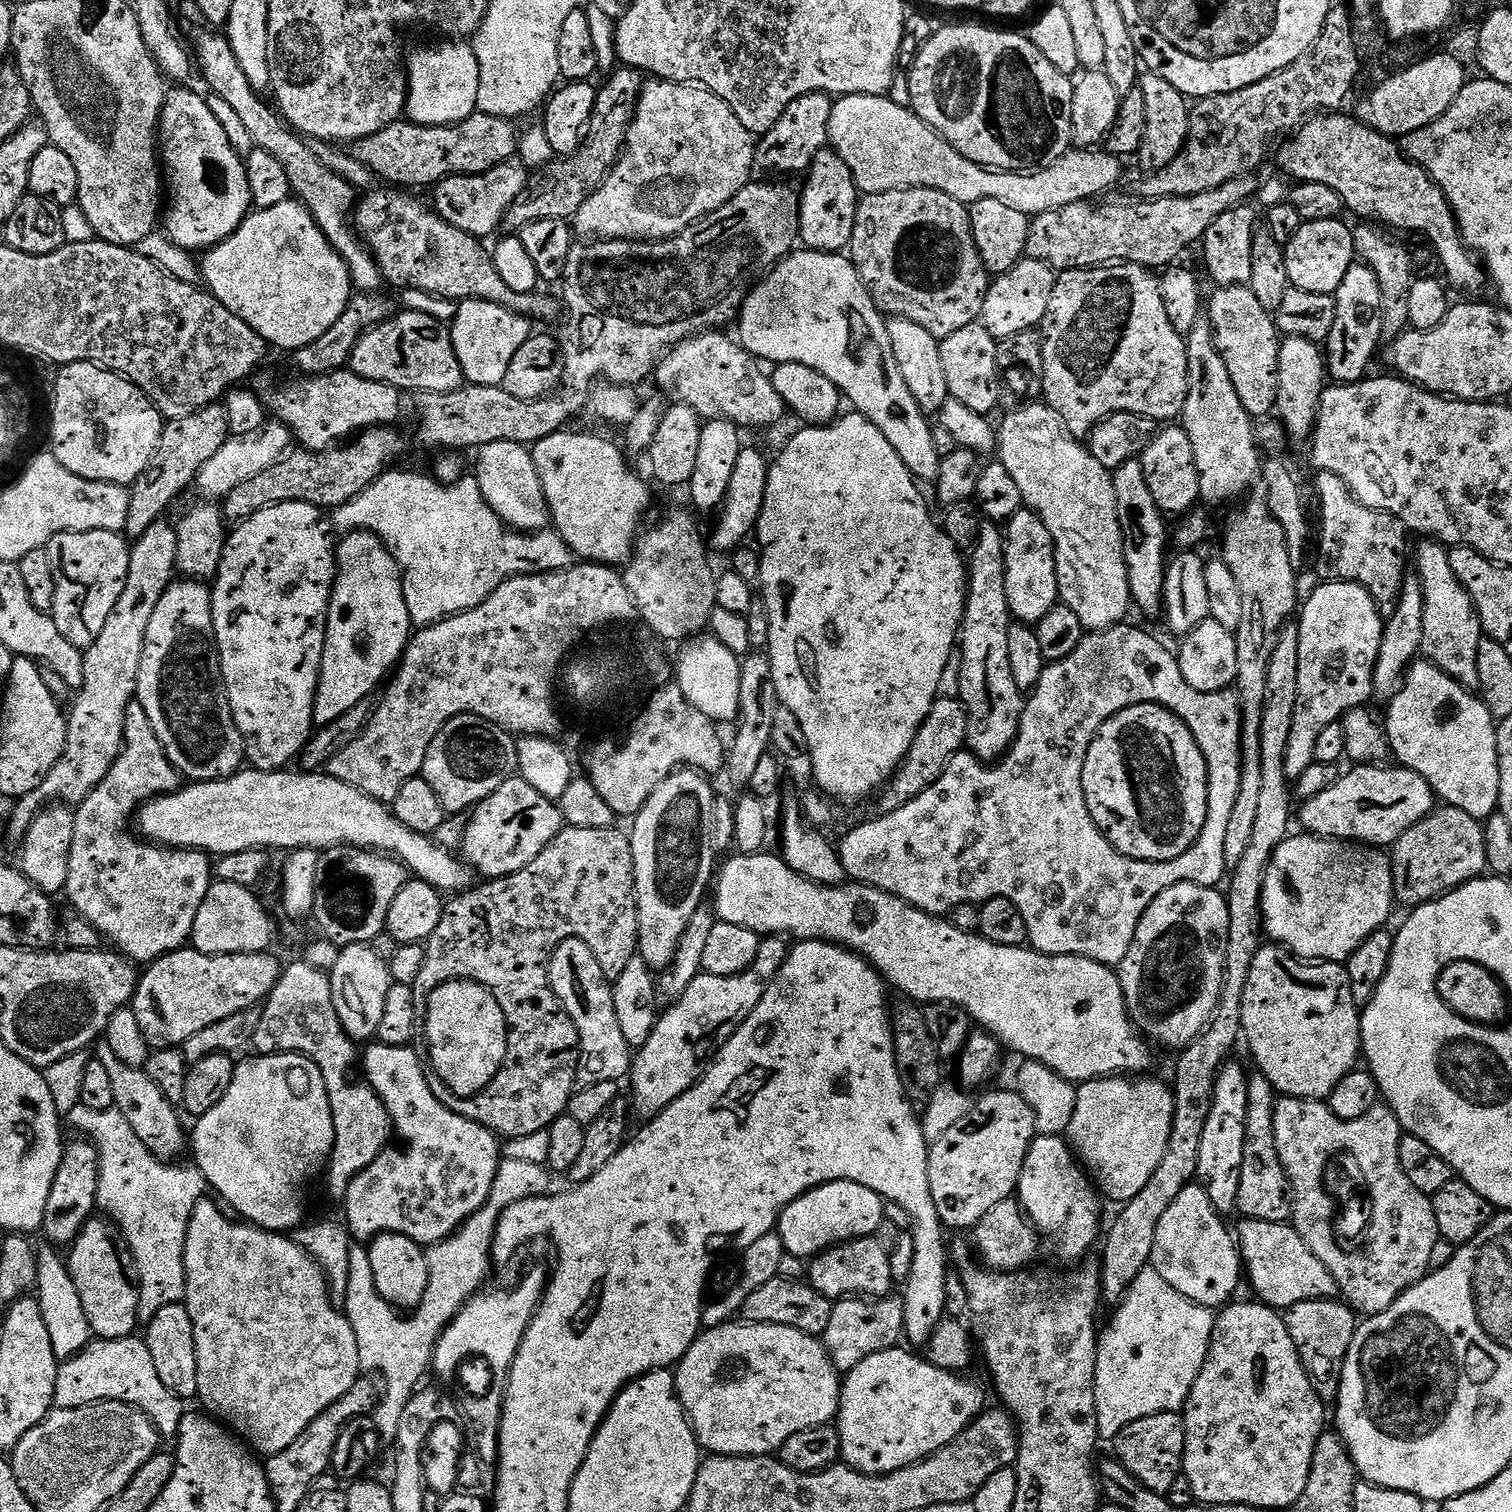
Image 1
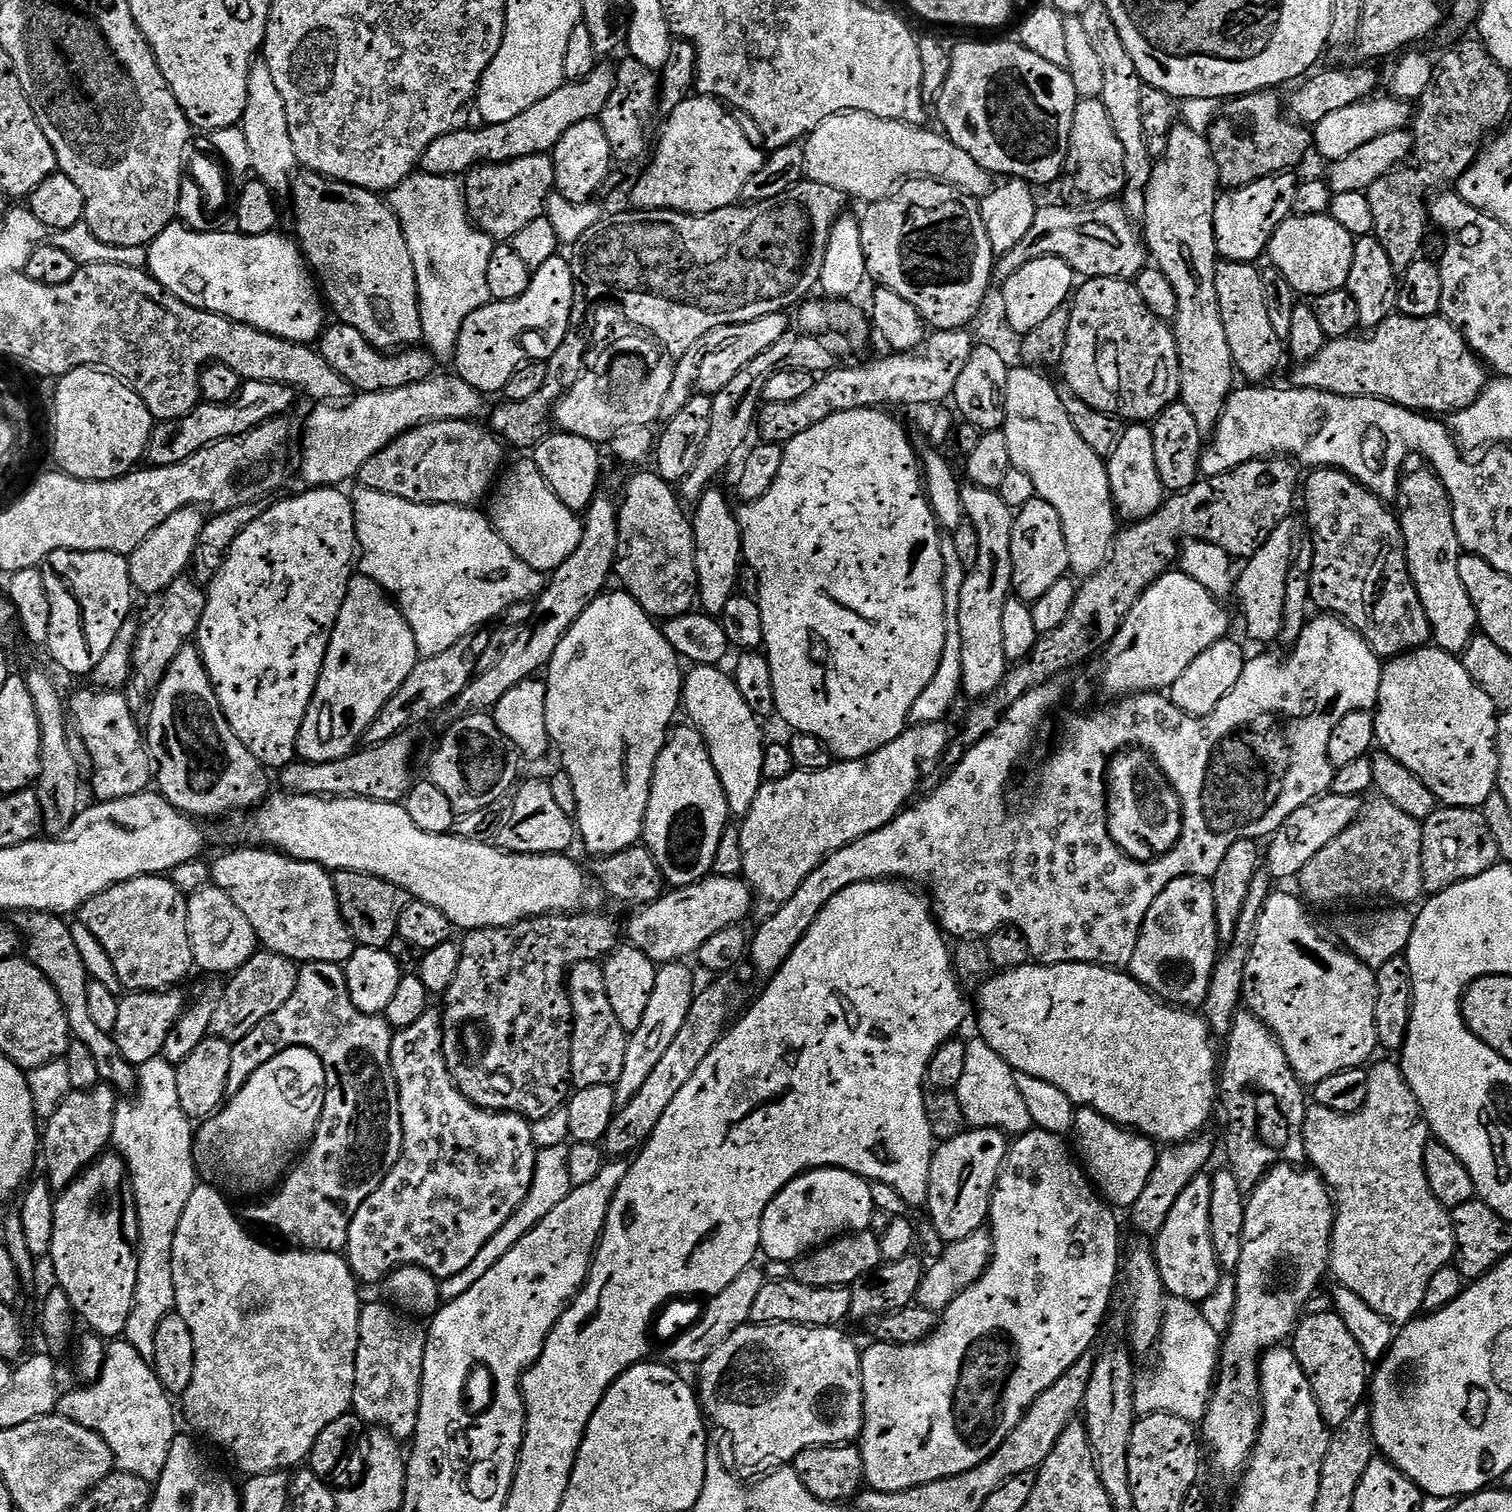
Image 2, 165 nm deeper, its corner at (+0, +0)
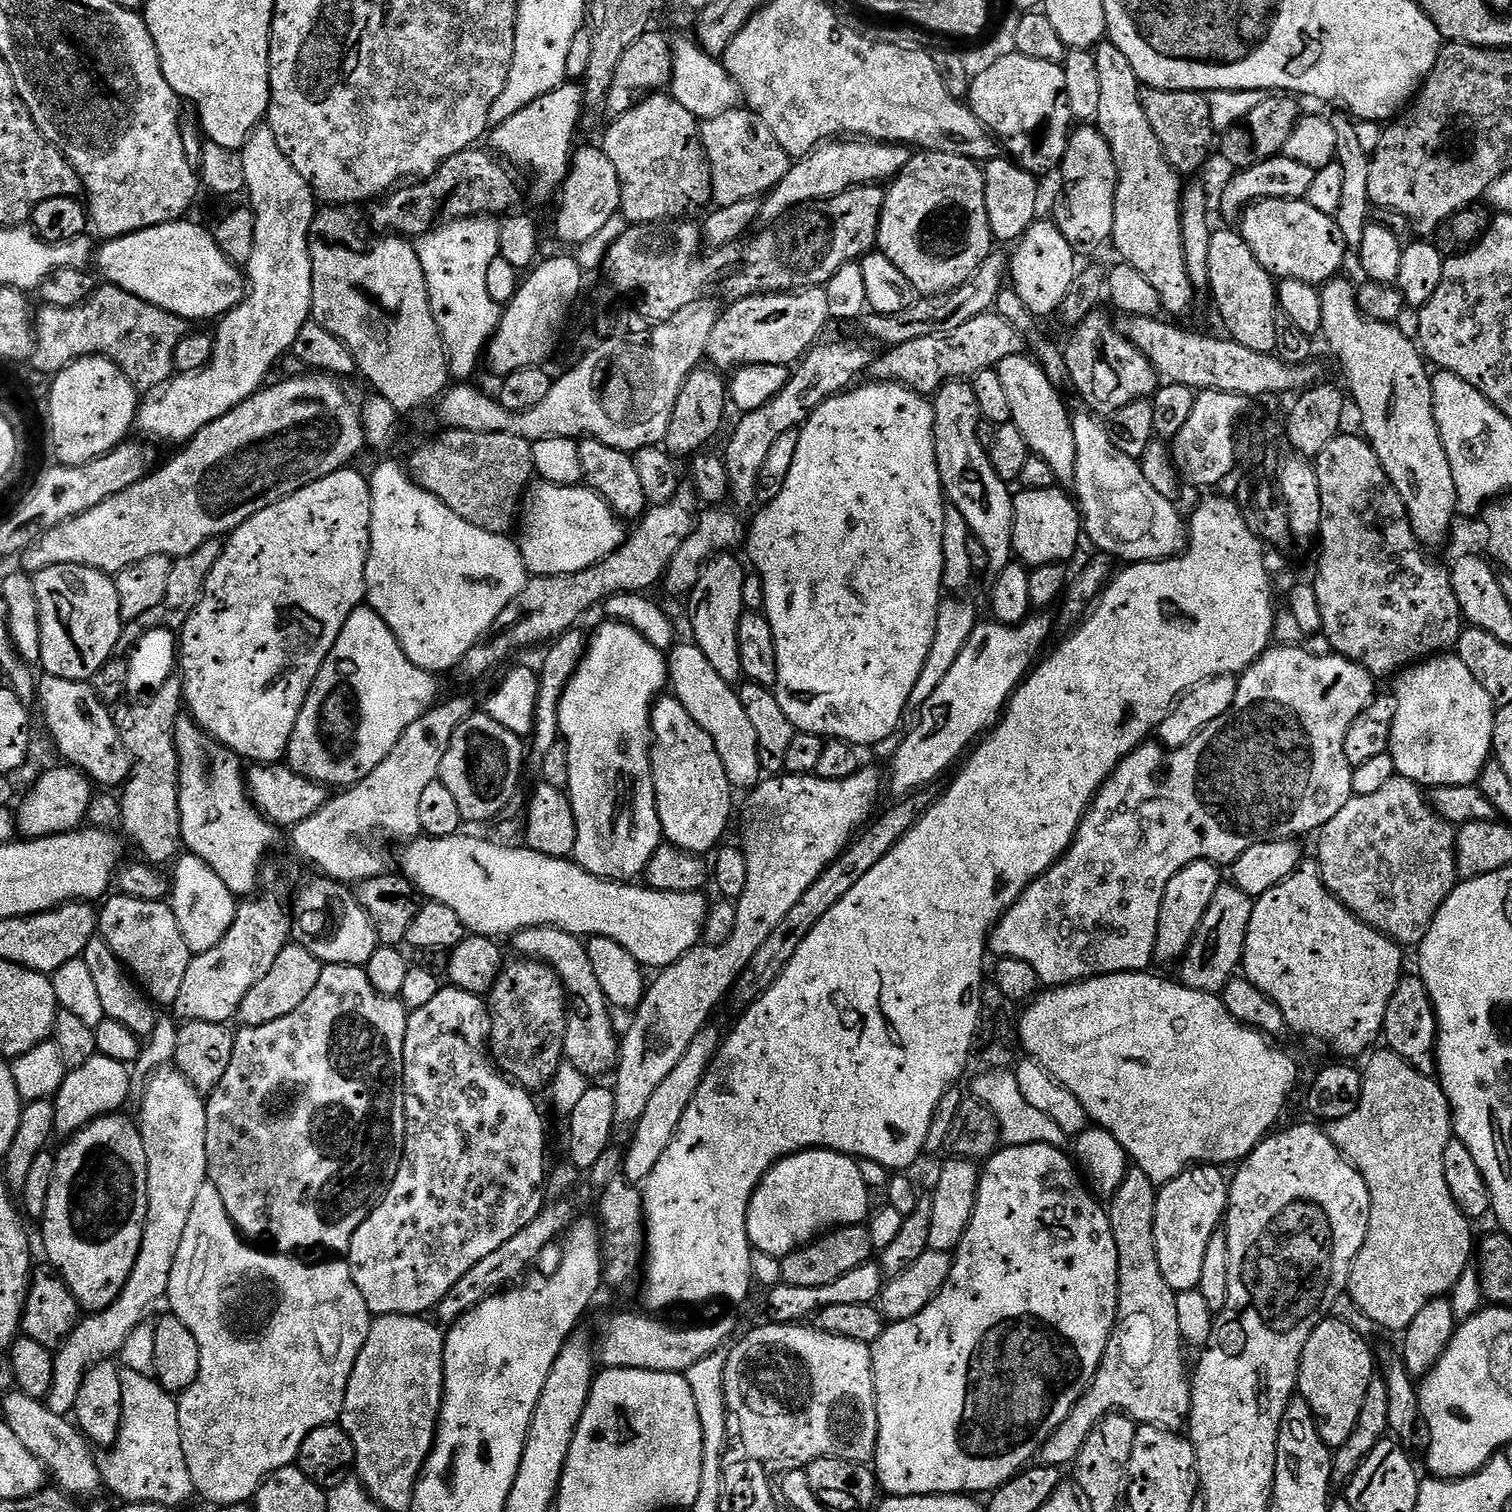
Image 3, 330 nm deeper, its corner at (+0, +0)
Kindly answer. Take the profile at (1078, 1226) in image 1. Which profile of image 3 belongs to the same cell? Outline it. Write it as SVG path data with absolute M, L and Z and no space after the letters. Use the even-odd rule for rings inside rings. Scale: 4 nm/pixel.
M1046 1144L1004 1146L988 1157L980 1172L980 1185L976 1188L976 1201L966 1234L962 1234L962 1242L952 1256L950 1278L946 1278L942 1290L926 1310L914 1314L914 1318L889 1323L884 1333L870 1345L878 1406L874 1471L879 1487L889 1496L991 1494L1029 1467L1050 1434L1054 1434L1070 1410L1074 1410L1102 1362L1102 1354L1116 1324L1117 1274L1118 1246L1114 1246L1114 1230L1110 1230L1105 1205L1086 1187L1073 1157L1065 1149Z

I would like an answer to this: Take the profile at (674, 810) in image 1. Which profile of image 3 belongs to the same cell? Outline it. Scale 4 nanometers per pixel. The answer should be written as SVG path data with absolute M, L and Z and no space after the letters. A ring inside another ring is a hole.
M661 695L653 703L651 722L652 777L663 839L687 852L711 853L721 843L732 816L734 789L726 778L726 766L722 766L710 734L690 718L675 695Z

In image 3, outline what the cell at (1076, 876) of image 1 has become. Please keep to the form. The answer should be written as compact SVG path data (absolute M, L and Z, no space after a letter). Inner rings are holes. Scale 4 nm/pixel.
M1279 646L1269 647L1268 651L1261 654L1261 656L1249 666L1244 673L1236 681L1236 693L1234 694L1234 706L1230 706L1230 710L1226 710L1226 714L1222 714L1222 718L1214 718L1214 722L1210 722L1210 726L1206 726L1199 734L1186 746L1181 748L1174 748L1166 750L1164 745L1159 742L1145 742L1140 747L1135 748L1132 753L1120 761L1120 764L1108 775L1106 781L1099 790L1096 791L1096 796L1092 799L1091 804L1088 805L1086 814L1082 818L1082 822L1078 826L1076 836L1072 839L1072 844L1064 851L1064 855L1060 857L1056 863L1050 865L1045 872L1036 879L1030 887L1022 893L1014 902L1014 906L1010 906L1004 911L1003 916L997 924L993 924L992 931L988 933L988 947L989 953L993 952L993 957L999 958L1002 956L1009 956L1010 958L1022 958L1031 968L1034 969L1034 974L1038 974L1041 985L1051 986L1052 988L1060 988L1064 984L1078 984L1081 980L1089 980L1092 976L1105 976L1106 974L1114 974L1115 972L1146 972L1149 971L1154 964L1154 957L1156 954L1156 934L1158 928L1158 914L1162 910L1162 898L1166 894L1166 886L1170 886L1170 878L1174 878L1174 874L1178 874L1178 870L1182 870L1186 866L1190 866L1199 860L1209 860L1210 863L1217 866L1231 865L1233 860L1237 860L1243 852L1250 850L1250 846L1254 846L1258 842L1270 842L1271 840L1290 840L1293 838L1301 838L1307 832L1315 833L1317 830L1324 827L1326 822L1330 822L1330 818L1334 818L1334 814L1338 814L1338 810L1342 810L1342 806L1346 806L1346 802L1353 795L1352 794L1352 770L1353 766L1350 762L1346 762L1346 754L1344 753L1344 742L1346 740L1346 730L1350 730L1350 722L1354 722L1354 718L1358 718L1358 714L1362 714L1362 710L1369 702L1374 699L1374 691L1372 692L1372 684L1374 684L1374 677L1371 676L1362 666L1358 666L1354 662L1350 662L1345 656L1337 656L1335 654L1327 654L1328 656L1315 656L1312 652L1307 652L1307 647L1298 648L1283 648Z

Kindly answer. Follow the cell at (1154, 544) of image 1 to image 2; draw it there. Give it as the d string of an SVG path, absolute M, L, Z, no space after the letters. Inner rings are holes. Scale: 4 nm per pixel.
M1129 423L1112 453L1106 457L1106 463L1112 502L1121 521L1145 520L1164 504L1166 489L1162 486L1162 478L1158 478L1158 465L1154 459L1154 434L1147 423Z

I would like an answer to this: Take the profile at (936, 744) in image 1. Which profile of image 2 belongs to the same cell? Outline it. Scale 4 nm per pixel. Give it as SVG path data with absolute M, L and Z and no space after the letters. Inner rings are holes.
M944 722L913 724L905 728L901 736L894 738L894 742L882 746L882 750L872 756L841 760L832 763L828 768L819 768L813 772L797 770L786 778L761 784L758 798L754 798L754 806L750 806L739 825L744 867L742 876L752 890L755 915L760 915L760 918L773 916L794 896L798 886L802 886L802 882L817 865L834 850L852 844L858 838L886 826L909 807L910 801L917 795L915 792L919 790L924 775L936 763L939 765L943 761L944 752L950 743L948 726Z

